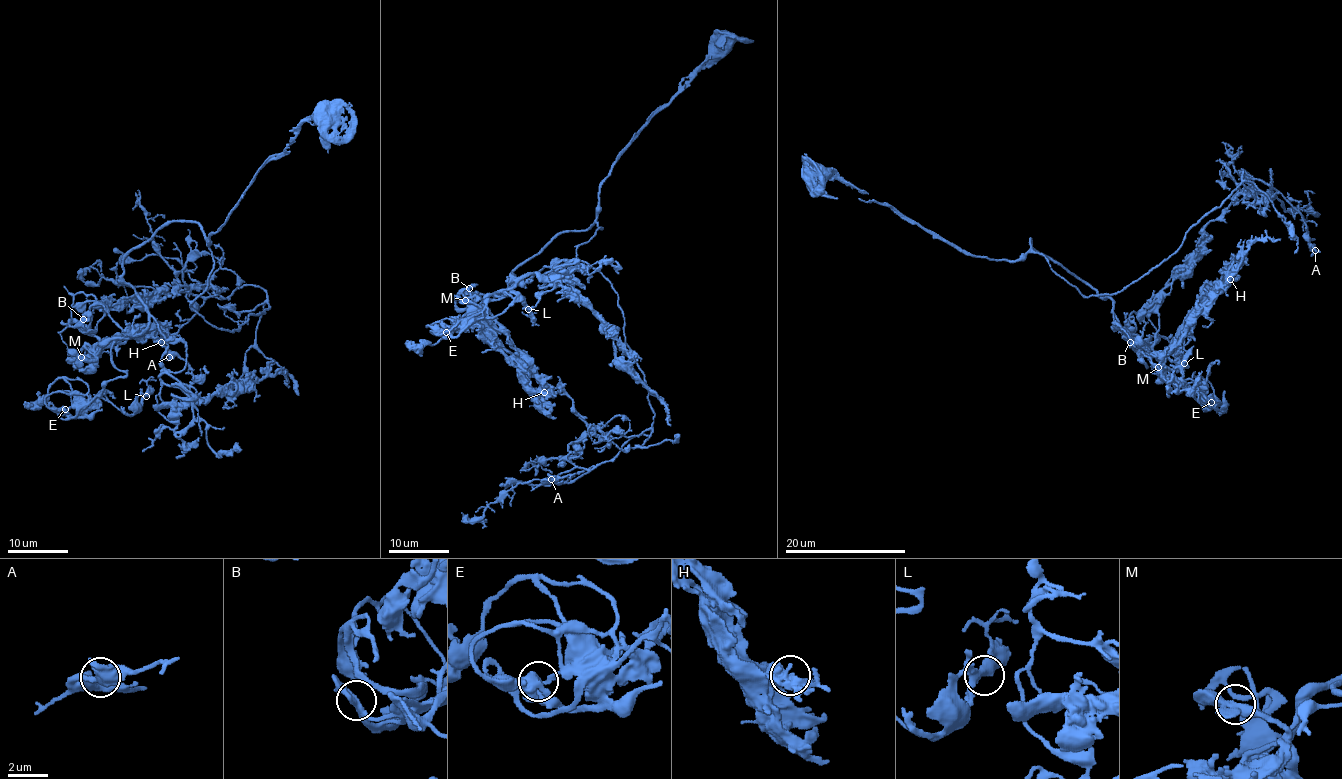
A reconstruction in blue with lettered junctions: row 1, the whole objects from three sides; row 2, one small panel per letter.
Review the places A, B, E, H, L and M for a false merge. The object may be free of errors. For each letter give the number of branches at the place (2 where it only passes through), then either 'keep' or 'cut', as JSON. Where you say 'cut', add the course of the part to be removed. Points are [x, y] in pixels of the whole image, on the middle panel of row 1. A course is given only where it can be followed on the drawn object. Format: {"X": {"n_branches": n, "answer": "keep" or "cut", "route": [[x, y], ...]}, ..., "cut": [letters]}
{"A": {"n_branches": 3, "answer": "keep"}, "B": {"n_branches": 3, "answer": "keep"}, "E": {"n_branches": 3, "answer": "keep"}, "H": {"n_branches": 3, "answer": "keep"}, "L": {"n_branches": 3, "answer": "keep"}, "M": {"n_branches": 3, "answer": "keep"}, "cut": []}

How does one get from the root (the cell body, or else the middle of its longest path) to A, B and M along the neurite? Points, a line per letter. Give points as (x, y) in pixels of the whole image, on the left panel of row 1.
A: (328, 119), (206, 240), (190, 307), (233, 332), (269, 307), (253, 285), (210, 297), (169, 357)
B: (328, 119), (303, 122), (210, 243), (173, 221), (127, 253), (144, 330), (102, 342), (84, 319)
M: (328, 119), (303, 122), (210, 243), (195, 222), (173, 221), (127, 253), (122, 277), (147, 326), (81, 357)

